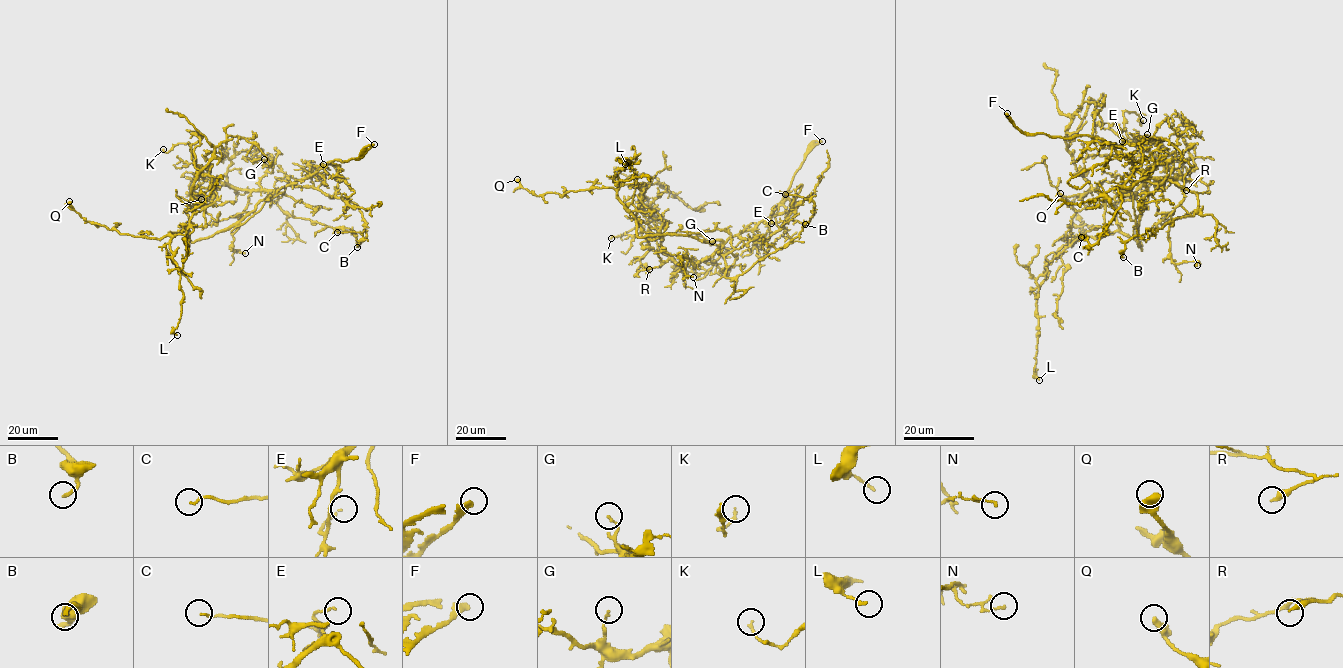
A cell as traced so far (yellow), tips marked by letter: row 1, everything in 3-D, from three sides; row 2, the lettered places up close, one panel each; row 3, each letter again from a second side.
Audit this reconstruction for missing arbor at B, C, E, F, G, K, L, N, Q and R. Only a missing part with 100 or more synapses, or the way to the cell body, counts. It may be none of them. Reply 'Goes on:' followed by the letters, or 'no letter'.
Goes on: F

